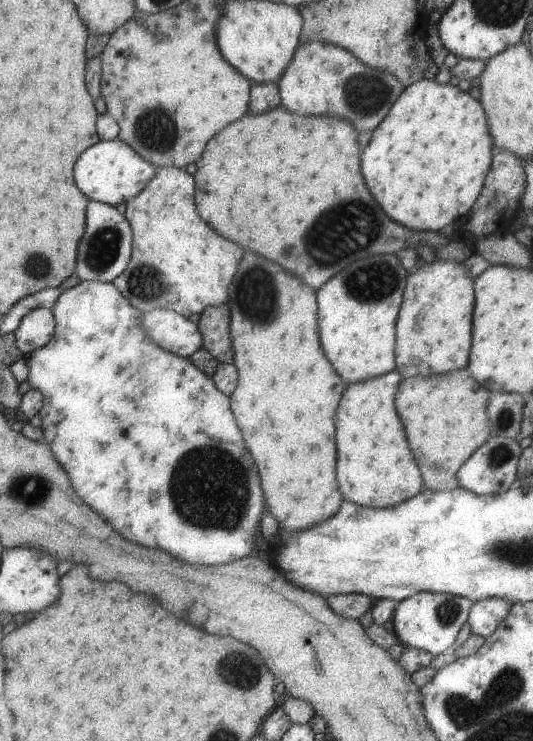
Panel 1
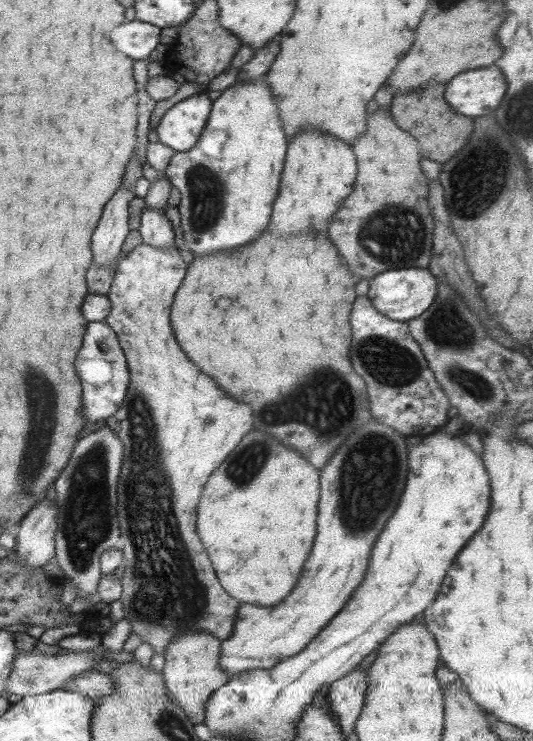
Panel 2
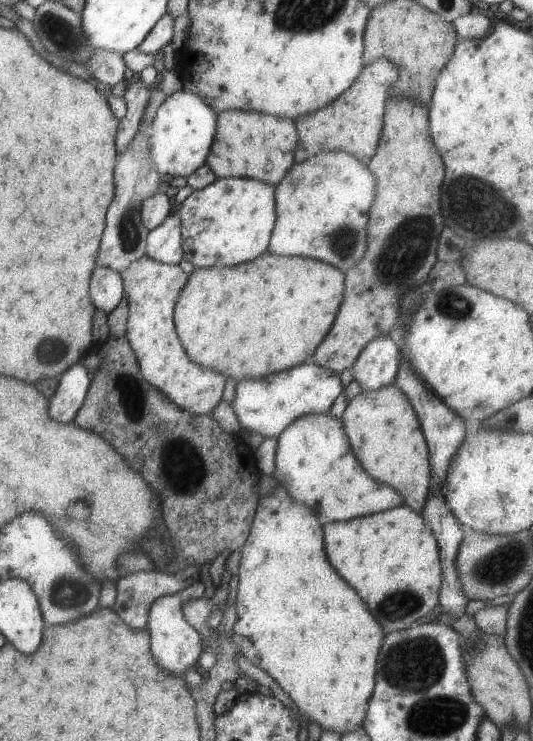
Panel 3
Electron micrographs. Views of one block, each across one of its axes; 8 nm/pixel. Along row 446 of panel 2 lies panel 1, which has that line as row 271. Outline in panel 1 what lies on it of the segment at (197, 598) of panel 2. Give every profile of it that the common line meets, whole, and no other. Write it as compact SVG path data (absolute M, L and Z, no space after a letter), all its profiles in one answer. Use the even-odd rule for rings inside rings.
M154 167L145 188L125 203L123 216L132 230L130 259L111 283L132 307L142 314L153 309L167 309L187 318L199 314L204 308L227 302L227 285L243 248L219 236L197 216L193 204L193 178L183 168ZM133 246L143 246L143 252L133 250Z

